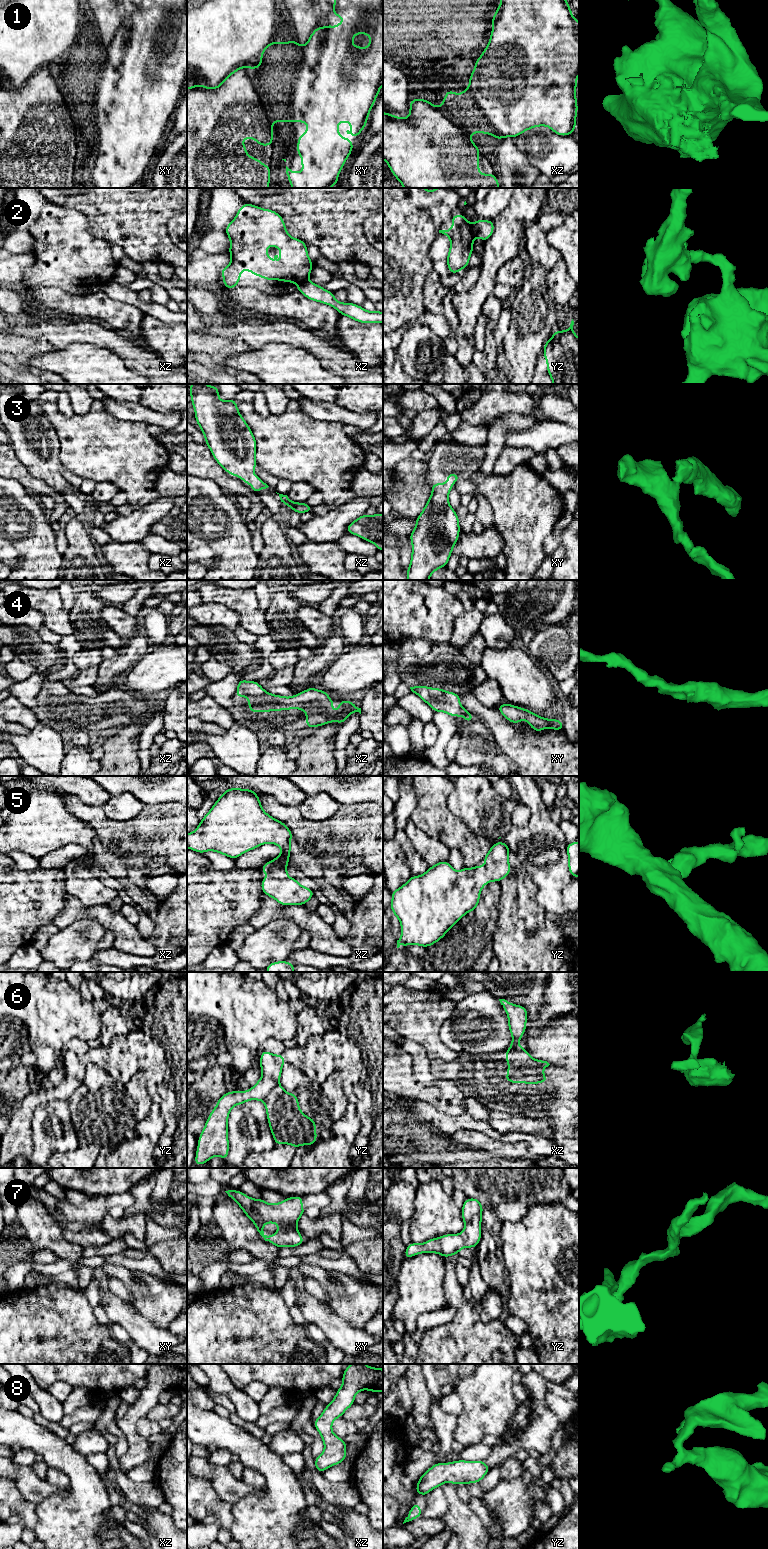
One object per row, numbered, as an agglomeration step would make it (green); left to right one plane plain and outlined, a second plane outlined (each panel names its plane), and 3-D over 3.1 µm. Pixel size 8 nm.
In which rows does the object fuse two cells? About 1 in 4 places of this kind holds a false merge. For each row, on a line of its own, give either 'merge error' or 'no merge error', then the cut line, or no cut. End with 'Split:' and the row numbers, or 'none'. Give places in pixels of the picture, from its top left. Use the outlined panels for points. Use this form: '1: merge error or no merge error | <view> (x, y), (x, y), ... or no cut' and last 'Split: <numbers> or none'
1: merge error | xy (251, 68), (240, 87), (280, 96), (285, 121)
2: merge error | yz (472, 224), (475, 235)
3: no merge error | no cut
4: no merge error | no cut
5: no merge error | no cut
6: merge error | yz (278, 1084), (263, 1100)
7: no merge error | no cut
8: no merge error | no cut
Split: 1, 2, 6

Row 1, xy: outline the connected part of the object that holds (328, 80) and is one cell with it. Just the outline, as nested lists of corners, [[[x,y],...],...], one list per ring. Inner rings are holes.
[[[333,0],[334,5],[332,8],[333,15],[344,17],[345,23],[343,24],[340,20],[337,27],[334,28],[329,23],[324,28],[322,26],[318,26],[310,35],[307,43],[301,47],[297,40],[292,40],[289,42],[274,42],[271,41],[261,52],[260,55],[260,64],[252,68],[248,72],[247,80],[242,82],[240,89],[254,89],[259,91],[260,98],[272,98],[275,96],[280,96],[285,101],[285,122],[305,122],[307,124],[307,129],[305,134],[300,134],[299,139],[297,141],[297,155],[302,156],[302,160],[298,163],[303,165],[302,172],[294,172],[286,166],[286,174],[288,177],[288,181],[291,184],[292,188],[331,188],[335,186],[338,182],[338,176],[343,166],[347,160],[347,158],[351,155],[351,151],[354,148],[354,144],[352,140],[349,142],[346,138],[342,138],[340,136],[340,132],[338,130],[339,122],[350,122],[351,130],[347,130],[347,134],[352,134],[353,138],[358,138],[360,132],[365,129],[369,113],[376,101],[377,96],[379,95],[379,91],[383,85],[383,0]],[[356,34],[367,34],[370,37],[369,46],[367,48],[362,48],[361,46],[354,46],[352,44],[352,40]]]

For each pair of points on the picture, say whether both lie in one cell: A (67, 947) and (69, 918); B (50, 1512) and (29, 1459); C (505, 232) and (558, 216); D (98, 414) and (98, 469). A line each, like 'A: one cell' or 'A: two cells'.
A: two cells
B: two cells
C: two cells
D: one cell

